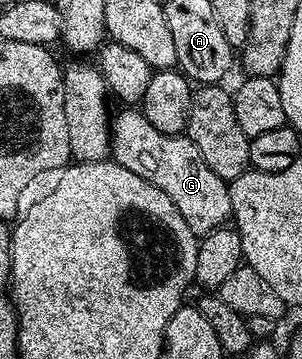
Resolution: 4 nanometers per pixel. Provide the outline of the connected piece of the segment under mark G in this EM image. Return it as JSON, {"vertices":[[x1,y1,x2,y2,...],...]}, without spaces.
{"vertices":[[125,107,122,110,111,121,112,160,159,187,159,191,175,203,179,215,183,215,187,227,191,227,195,235,204,235,224,224,233,212,229,186,207,167,207,163,203,163,203,155,199,155,199,147,195,147,193,140,188,135,164,133,151,127,140,108]]}

